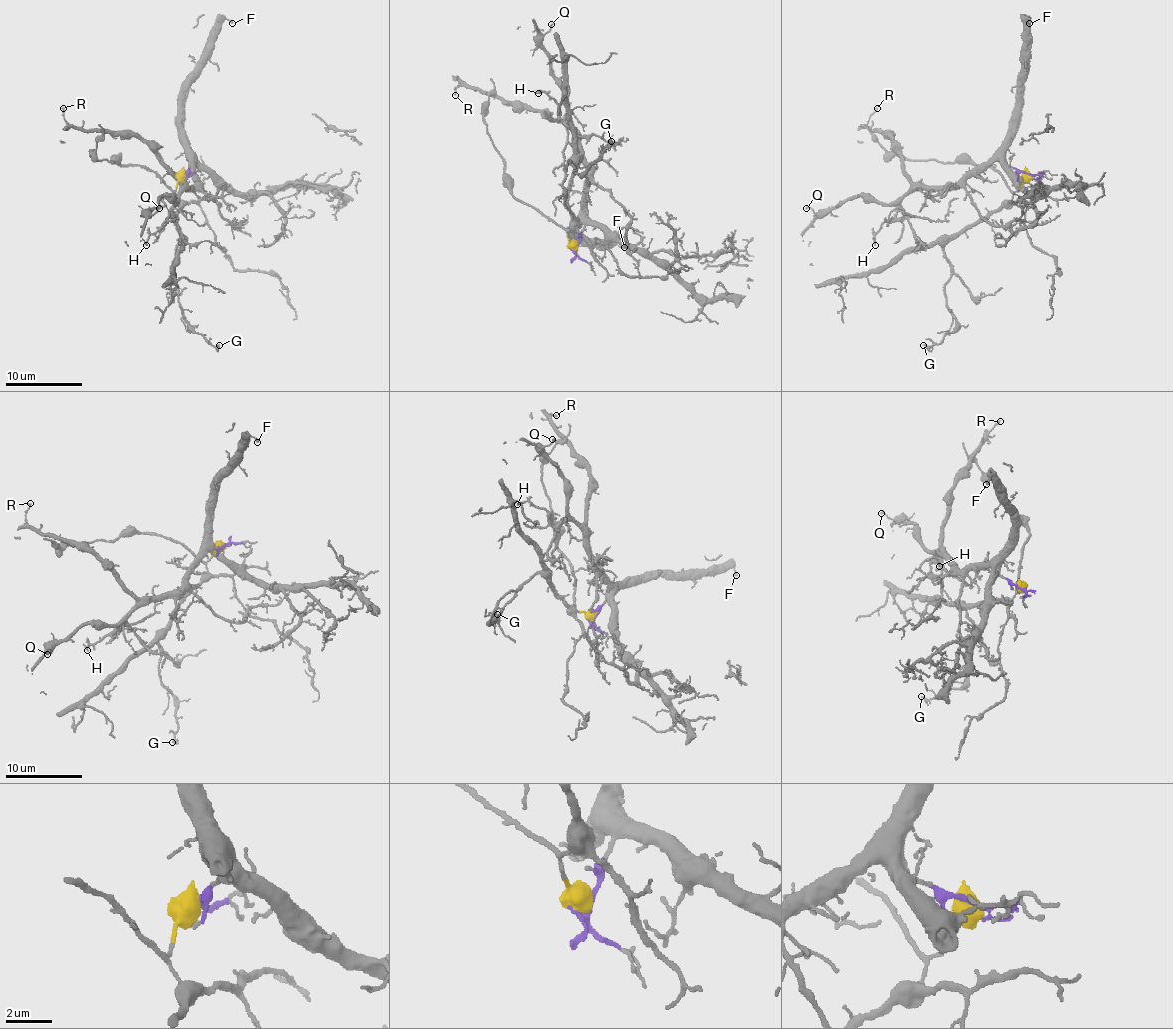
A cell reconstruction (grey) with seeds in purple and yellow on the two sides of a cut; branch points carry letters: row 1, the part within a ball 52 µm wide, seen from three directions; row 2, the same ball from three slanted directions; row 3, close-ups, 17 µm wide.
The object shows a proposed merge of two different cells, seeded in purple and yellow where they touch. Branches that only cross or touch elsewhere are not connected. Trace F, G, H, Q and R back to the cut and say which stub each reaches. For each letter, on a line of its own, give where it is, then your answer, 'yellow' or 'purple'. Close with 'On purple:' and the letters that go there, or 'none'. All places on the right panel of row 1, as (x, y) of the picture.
F: (1029, 23) | purple
G: (923, 345) | yellow
H: (875, 245) | purple
Q: (806, 208) | purple
R: (877, 108) | purple
On purple: F, H, Q, R

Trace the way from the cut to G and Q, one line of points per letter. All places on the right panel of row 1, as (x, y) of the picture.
G: (1029, 174), (1008, 201), (943, 245), (943, 257), (951, 268), (945, 307), (955, 324), (939, 343), (922, 345)
Q: (1029, 174), (1006, 163), (985, 161), (959, 184), (914, 188), (890, 203), (855, 197), (817, 215), (805, 209)

